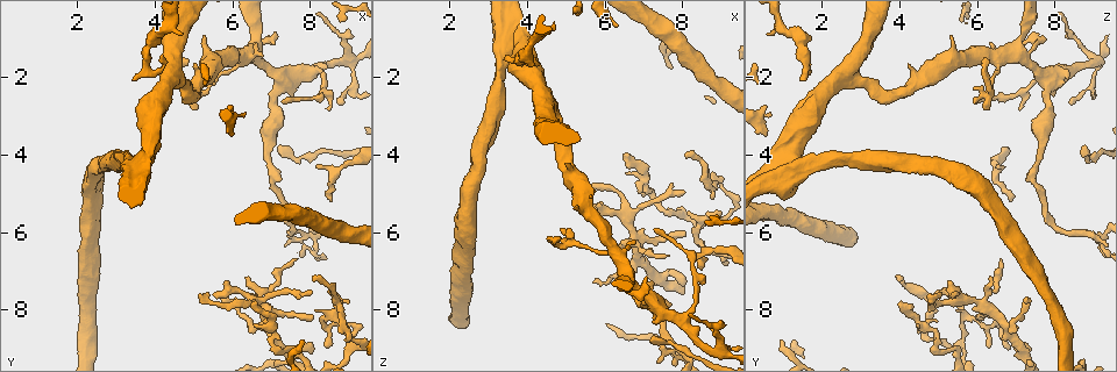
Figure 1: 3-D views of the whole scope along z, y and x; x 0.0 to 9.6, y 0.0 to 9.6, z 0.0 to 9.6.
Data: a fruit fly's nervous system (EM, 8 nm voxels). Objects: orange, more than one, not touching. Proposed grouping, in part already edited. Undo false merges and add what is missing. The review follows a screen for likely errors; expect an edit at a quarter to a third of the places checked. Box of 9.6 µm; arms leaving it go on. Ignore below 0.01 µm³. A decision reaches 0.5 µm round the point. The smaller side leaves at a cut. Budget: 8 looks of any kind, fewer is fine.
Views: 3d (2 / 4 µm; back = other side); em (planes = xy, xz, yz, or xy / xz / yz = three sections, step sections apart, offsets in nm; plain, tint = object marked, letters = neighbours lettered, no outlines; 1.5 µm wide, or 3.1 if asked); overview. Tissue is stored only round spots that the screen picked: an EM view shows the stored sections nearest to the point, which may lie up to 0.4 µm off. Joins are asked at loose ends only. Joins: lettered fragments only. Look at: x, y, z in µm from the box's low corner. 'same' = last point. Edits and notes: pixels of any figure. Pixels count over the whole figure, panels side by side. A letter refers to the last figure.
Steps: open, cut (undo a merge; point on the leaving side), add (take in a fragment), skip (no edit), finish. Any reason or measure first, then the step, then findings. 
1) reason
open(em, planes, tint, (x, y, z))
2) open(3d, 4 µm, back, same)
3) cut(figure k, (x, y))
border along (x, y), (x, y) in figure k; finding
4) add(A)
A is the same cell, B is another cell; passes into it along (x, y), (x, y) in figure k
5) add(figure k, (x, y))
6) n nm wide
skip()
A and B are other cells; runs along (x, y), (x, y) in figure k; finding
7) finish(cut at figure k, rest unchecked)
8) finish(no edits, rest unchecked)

long arm stops here
open(em, xz, step 8, tint, (8.05, 7.25, 3.95))

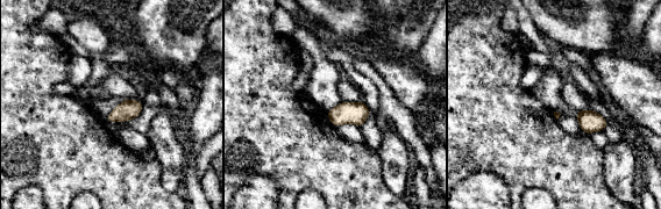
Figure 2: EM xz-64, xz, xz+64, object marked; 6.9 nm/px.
open(em, planes, letters, same)

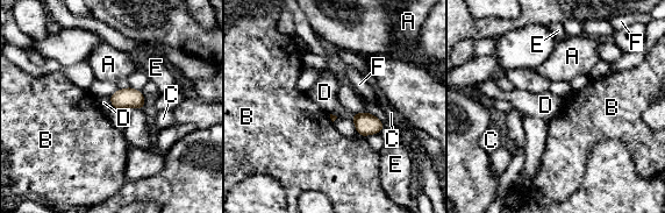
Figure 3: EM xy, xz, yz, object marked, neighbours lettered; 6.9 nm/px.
skip()
A, B, C, D, E and F are other cells; border along (108, 97), (114, 108) in figure 3; none of them fits

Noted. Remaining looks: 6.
sharp bend
open(em, xy, step 8, letters, (9.10, 8.35, 6.55))

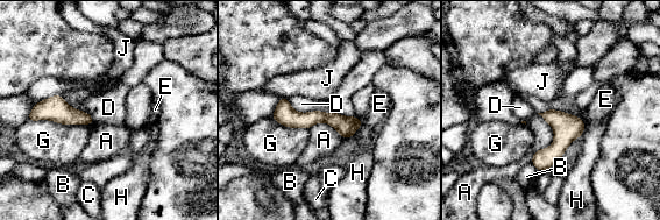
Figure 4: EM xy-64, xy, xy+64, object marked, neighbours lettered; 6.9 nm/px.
open(em, planes, letters, same)

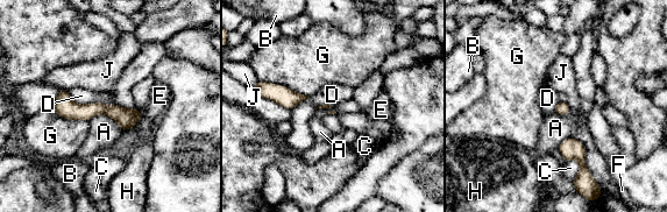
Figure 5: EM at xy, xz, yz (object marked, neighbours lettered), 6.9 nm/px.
50 nm wide
skip()
A, B, C, D, E, F, G, H and J are other cells; runs along (56, 108), (139, 114) in figure 5; all the same cell

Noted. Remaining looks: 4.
sharp bend
open(em, planes, tint, (3.85, 1.25, 1.45))

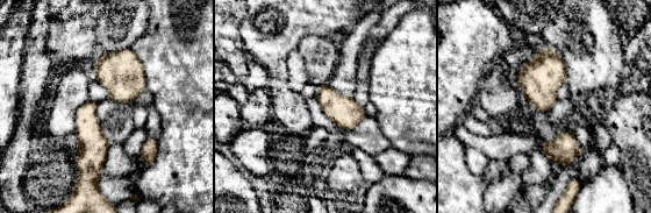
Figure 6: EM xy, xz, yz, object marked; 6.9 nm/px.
open(em, planes, letters, same)

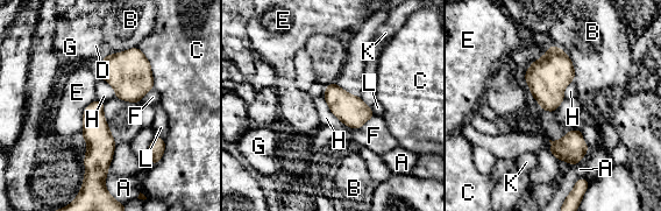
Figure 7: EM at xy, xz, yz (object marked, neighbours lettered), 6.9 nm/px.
C touches over 300 nm
skip()
A, B, C, D, E, F, G, H, K and L are other cells; all the same cell

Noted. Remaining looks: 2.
finish(no edits, rest unchecked)

